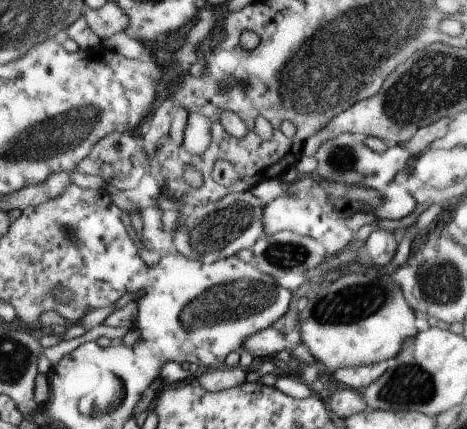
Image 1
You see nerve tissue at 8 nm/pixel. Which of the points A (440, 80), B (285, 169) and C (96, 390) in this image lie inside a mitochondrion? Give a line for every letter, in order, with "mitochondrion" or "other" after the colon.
A: mitochondrion
B: other
C: mitochondrion

